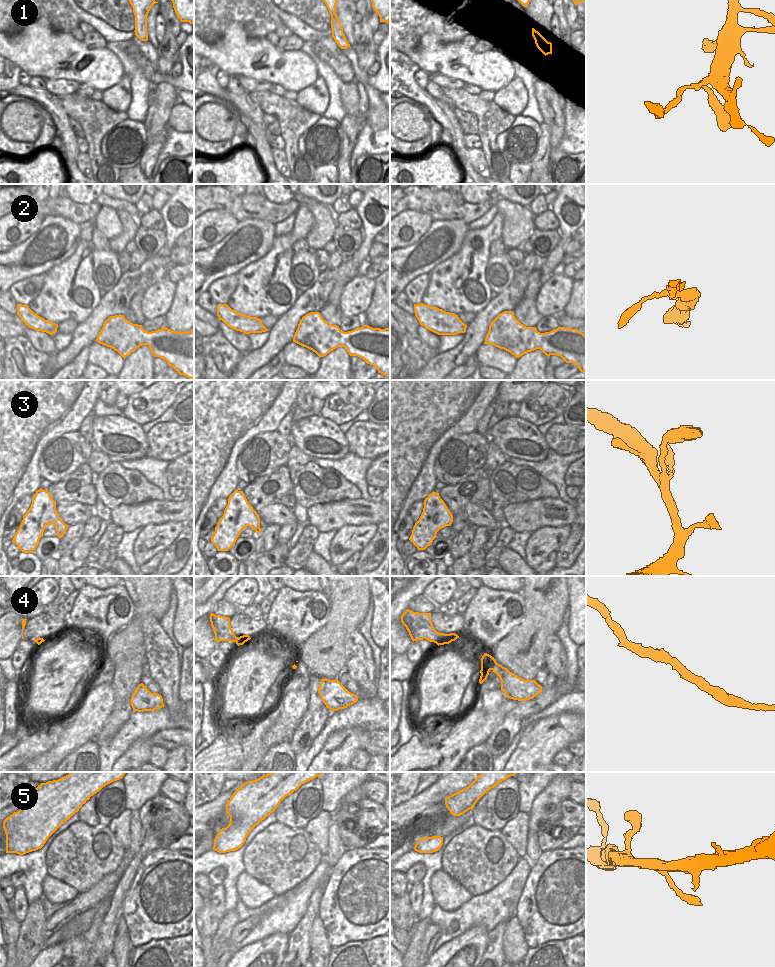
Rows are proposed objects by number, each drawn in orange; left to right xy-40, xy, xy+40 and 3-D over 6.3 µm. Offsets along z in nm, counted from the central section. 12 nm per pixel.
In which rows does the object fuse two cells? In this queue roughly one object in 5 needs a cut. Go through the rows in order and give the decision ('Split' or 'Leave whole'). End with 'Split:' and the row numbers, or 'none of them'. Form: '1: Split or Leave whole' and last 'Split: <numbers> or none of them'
1: Leave whole
2: Leave whole
3: Leave whole
4: Leave whole
5: Leave whole
Split: none of them

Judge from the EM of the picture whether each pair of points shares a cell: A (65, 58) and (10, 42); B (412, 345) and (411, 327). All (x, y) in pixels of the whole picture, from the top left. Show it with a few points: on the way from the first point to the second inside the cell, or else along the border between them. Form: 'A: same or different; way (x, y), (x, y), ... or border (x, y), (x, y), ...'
A: same; way (51, 55), (37, 49), (24, 48)
B: different; border (406, 332), (416, 335)

